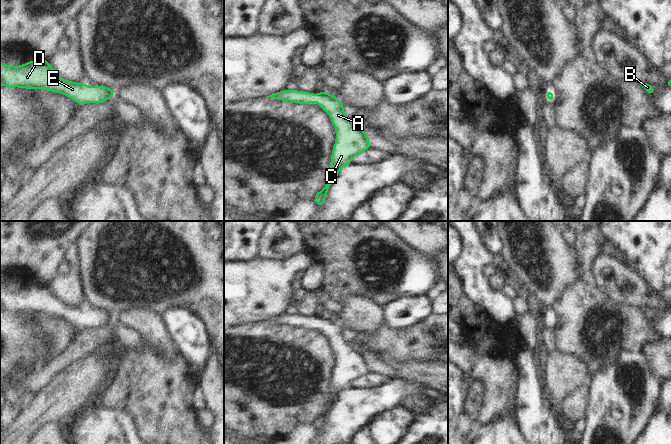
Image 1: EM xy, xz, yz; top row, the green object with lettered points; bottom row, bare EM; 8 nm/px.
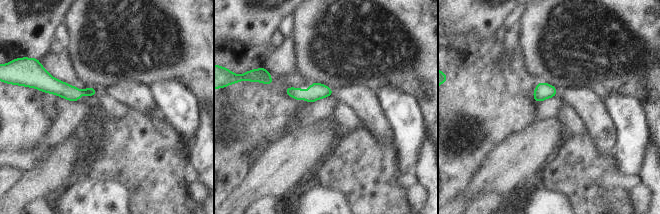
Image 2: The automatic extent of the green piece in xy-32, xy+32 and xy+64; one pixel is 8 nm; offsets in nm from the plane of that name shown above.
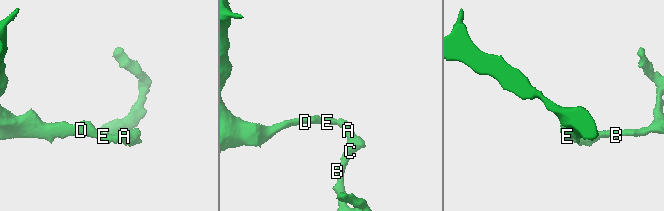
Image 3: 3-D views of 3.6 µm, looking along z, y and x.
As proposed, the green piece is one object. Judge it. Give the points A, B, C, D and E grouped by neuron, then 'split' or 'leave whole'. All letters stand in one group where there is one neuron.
A B C D E; leave whole

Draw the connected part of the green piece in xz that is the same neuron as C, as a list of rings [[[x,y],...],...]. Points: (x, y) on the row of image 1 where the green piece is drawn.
[[[283,90],[266,97],[283,101],[293,101],[299,104],[312,104],[317,100],[322,110],[330,115],[336,128],[337,136],[335,146],[332,150],[329,178],[324,188],[313,197],[313,200],[319,208],[323,207],[326,194],[336,177],[339,175],[339,170],[344,165],[351,163],[355,155],[370,149],[366,132],[356,126],[347,117],[346,113],[342,111],[342,108],[345,106],[344,103],[338,100],[334,95],[330,95],[325,91],[321,91],[318,95],[314,95],[299,90]]]

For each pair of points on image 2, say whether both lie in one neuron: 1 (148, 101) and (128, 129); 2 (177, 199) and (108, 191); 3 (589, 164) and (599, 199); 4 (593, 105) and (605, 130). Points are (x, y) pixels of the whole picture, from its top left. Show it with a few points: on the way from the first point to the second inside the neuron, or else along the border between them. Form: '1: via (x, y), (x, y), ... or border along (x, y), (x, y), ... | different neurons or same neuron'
1: border along (129, 108), (147, 114), (154, 114), (159, 109) | different neurons
2: border along (130, 187), (134, 196), (132, 203) | different neurons
3: via (592, 173), (592, 190) | same neuron
4: via (593, 111), (600, 124) | same neuron

